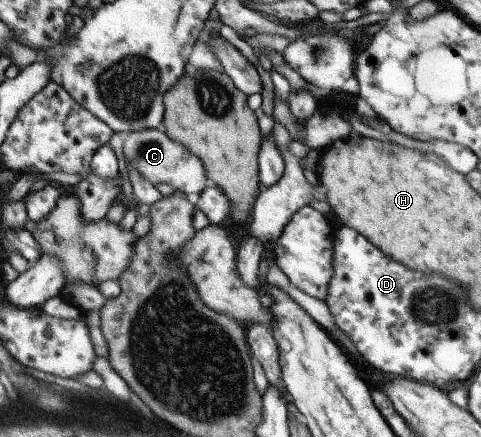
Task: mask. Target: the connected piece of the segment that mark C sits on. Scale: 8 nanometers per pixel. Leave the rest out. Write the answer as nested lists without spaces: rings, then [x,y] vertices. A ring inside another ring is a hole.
[[[146,129],[128,133],[124,136],[123,146],[124,157],[129,159],[129,163],[153,185],[167,183],[177,191],[187,193],[191,203],[199,201],[200,193],[210,184],[207,177],[207,169],[203,159],[197,157],[182,143],[170,138],[166,131],[159,129]]]

